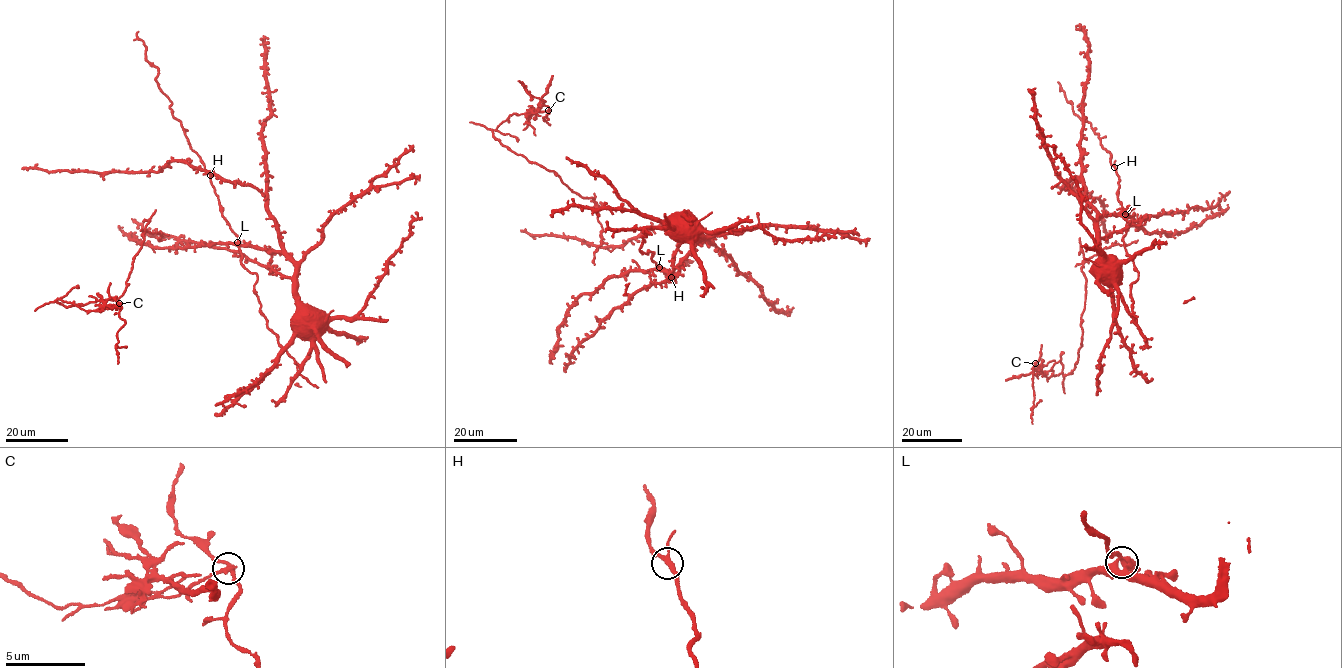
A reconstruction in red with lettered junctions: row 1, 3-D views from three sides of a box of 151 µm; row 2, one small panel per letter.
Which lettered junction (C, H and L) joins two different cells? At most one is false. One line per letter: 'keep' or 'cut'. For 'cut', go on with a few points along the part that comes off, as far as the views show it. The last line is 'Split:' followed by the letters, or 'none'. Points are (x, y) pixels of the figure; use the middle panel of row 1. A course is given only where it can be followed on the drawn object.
C: cut; course (548, 110), (512, 114), (492, 136), (554, 172), (582, 197), (593, 199), (602, 238), (595, 264)
H: keep
L: keep
Split: C

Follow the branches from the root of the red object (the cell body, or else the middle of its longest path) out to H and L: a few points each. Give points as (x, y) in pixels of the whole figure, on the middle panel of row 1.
H: (681, 218), (681, 223), (701, 238), (682, 257), (677, 274), (668, 274), (660, 266), (666, 276), (671, 277)
L: (681, 218), (681, 223), (701, 238), (682, 257), (677, 274), (668, 274), (659, 267)

